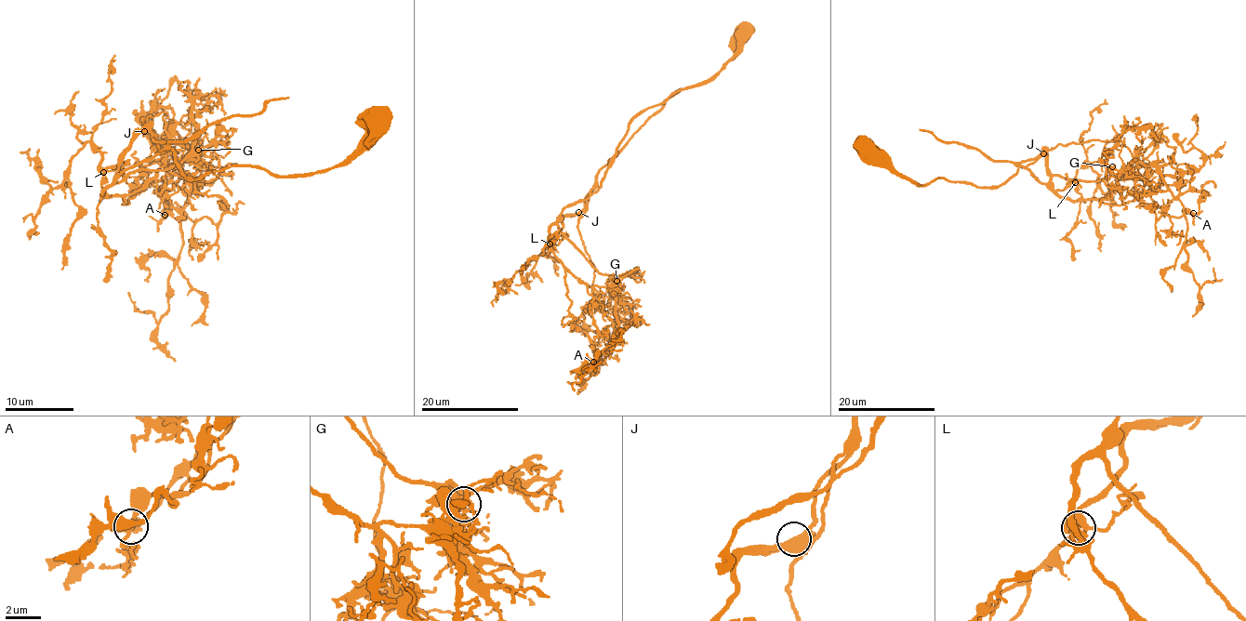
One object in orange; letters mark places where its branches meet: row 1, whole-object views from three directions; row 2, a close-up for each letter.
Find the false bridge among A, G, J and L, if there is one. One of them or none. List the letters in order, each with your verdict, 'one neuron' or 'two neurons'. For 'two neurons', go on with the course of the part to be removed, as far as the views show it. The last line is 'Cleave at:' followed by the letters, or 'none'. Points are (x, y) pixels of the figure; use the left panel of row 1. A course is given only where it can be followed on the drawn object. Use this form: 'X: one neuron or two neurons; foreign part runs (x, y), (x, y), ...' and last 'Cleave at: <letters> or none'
A: one neuron
G: one neuron
J: two neurons; foreign part runs (145, 131), (167, 113), (198, 184), (168, 309), (157, 321), (127, 292)
L: one neuron
Cleave at: J

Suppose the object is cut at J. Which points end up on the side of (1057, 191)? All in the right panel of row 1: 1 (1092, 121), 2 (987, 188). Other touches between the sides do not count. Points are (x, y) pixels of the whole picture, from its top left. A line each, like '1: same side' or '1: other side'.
1: same side
2: same side

